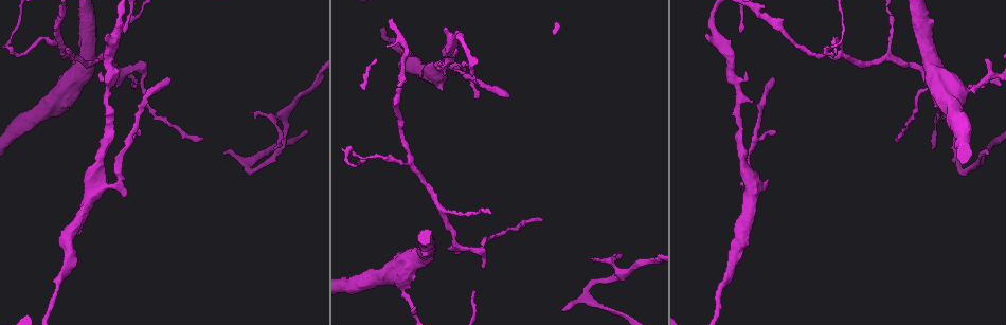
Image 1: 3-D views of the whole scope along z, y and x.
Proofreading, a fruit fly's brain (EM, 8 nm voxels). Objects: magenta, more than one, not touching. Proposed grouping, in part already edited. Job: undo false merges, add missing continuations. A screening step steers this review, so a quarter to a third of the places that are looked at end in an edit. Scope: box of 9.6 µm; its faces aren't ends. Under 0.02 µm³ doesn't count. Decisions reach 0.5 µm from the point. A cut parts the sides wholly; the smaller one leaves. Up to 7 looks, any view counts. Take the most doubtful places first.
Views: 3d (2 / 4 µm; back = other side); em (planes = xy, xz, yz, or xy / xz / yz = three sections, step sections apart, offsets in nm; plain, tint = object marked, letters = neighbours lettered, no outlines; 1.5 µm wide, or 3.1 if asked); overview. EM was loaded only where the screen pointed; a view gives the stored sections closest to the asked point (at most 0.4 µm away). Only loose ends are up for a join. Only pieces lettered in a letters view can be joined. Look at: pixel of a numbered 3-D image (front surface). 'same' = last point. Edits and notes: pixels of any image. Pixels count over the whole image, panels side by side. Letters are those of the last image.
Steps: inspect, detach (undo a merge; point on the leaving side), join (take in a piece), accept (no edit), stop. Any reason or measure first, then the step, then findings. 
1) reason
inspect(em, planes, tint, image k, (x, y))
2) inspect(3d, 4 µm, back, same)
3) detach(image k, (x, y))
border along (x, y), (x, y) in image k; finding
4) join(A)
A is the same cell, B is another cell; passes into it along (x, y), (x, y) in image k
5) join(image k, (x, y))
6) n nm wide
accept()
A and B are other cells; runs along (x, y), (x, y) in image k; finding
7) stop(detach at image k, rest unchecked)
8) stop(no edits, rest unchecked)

inspect(3d, 4 µm, image 1, (224, 152))

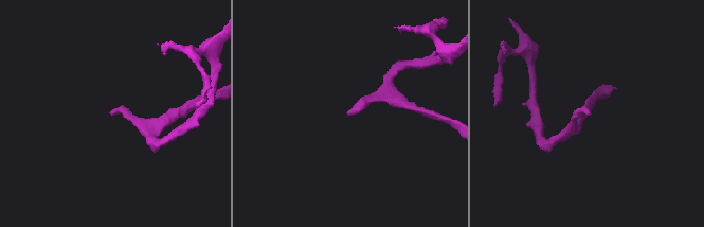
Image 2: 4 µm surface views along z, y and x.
shape alone is not enough
inspect(em, planes, plain, image 2, (588, 111))

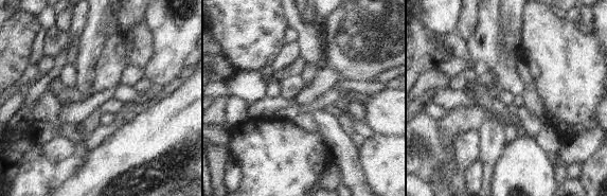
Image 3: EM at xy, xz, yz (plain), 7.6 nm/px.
inspect(em, planes, letters, same)

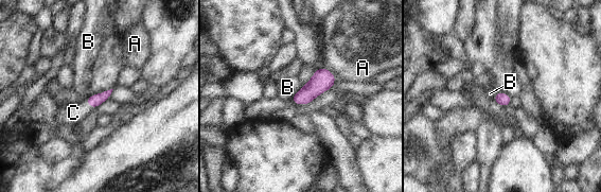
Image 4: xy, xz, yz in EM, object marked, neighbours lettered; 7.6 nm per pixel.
join(C)
C is the same cell, A and B are other cells; passes into it along (94, 101), (87, 103), (73, 112) in image 4; it goes on there

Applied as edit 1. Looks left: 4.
free end
inspect(3d, 2 µm, image 1, (938, 111))

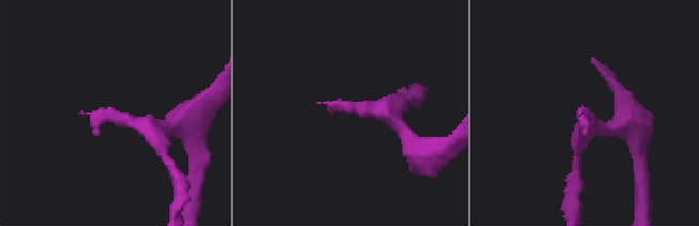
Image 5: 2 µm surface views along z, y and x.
inspect(em, yz, step 4, letters, image 5, (84, 112))

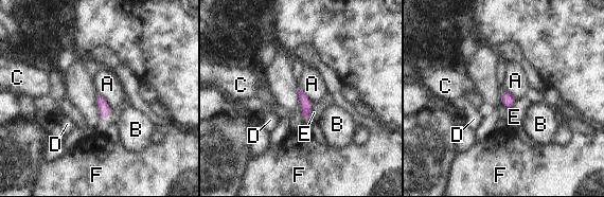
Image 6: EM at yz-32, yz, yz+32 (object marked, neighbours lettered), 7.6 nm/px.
cut it another way
inspect(em, planes, letters, same)

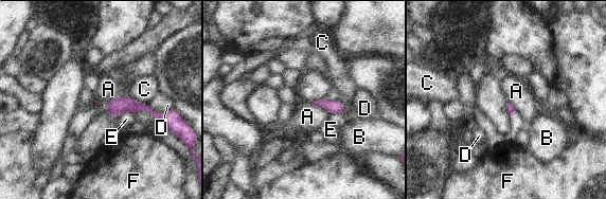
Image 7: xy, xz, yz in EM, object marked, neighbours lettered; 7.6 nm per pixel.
accept()
A, B, C, D, E and F are other cells; border along (312, 102), (322, 106), (332, 113) in image 7; none of them fits

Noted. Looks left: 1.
stop(join at image 4, rest unchecked)

